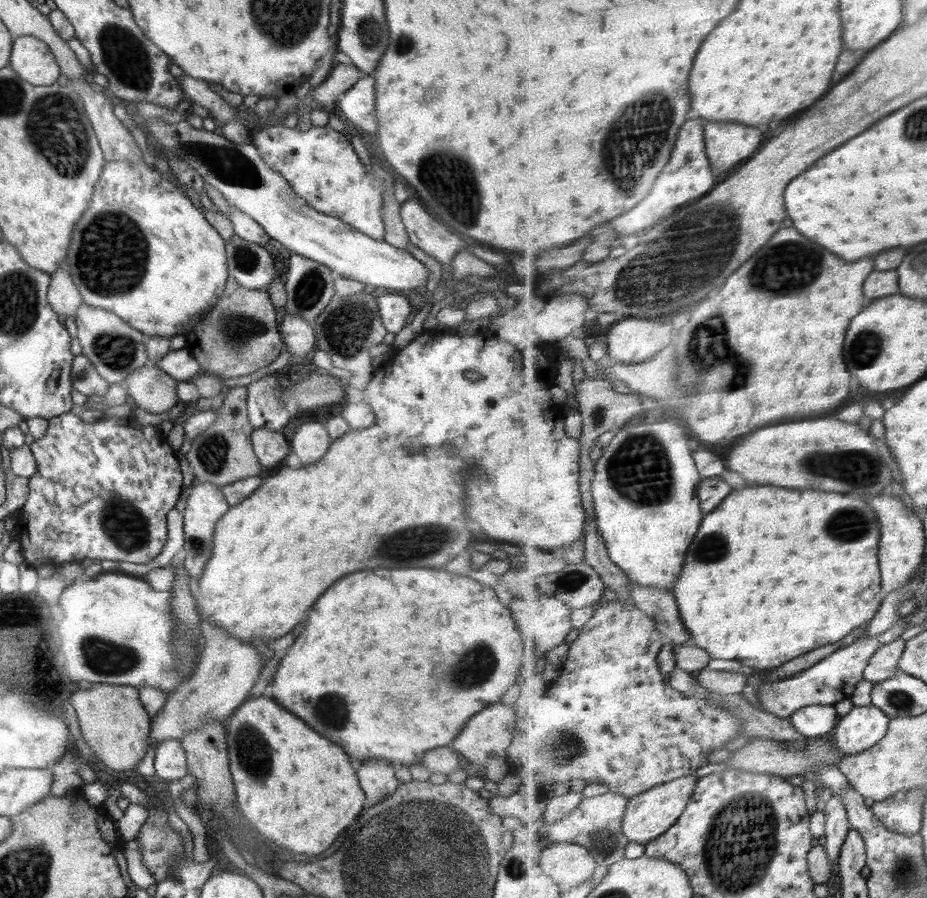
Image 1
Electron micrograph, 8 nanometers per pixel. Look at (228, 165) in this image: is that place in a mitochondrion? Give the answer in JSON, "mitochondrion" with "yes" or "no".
{"mitochondrion":"yes"}

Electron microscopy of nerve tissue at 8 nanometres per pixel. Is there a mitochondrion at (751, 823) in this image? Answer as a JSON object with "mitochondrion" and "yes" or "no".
{"mitochondrion":"yes"}

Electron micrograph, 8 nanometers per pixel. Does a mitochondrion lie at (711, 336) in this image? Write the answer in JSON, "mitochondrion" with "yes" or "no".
{"mitochondrion":"yes"}

